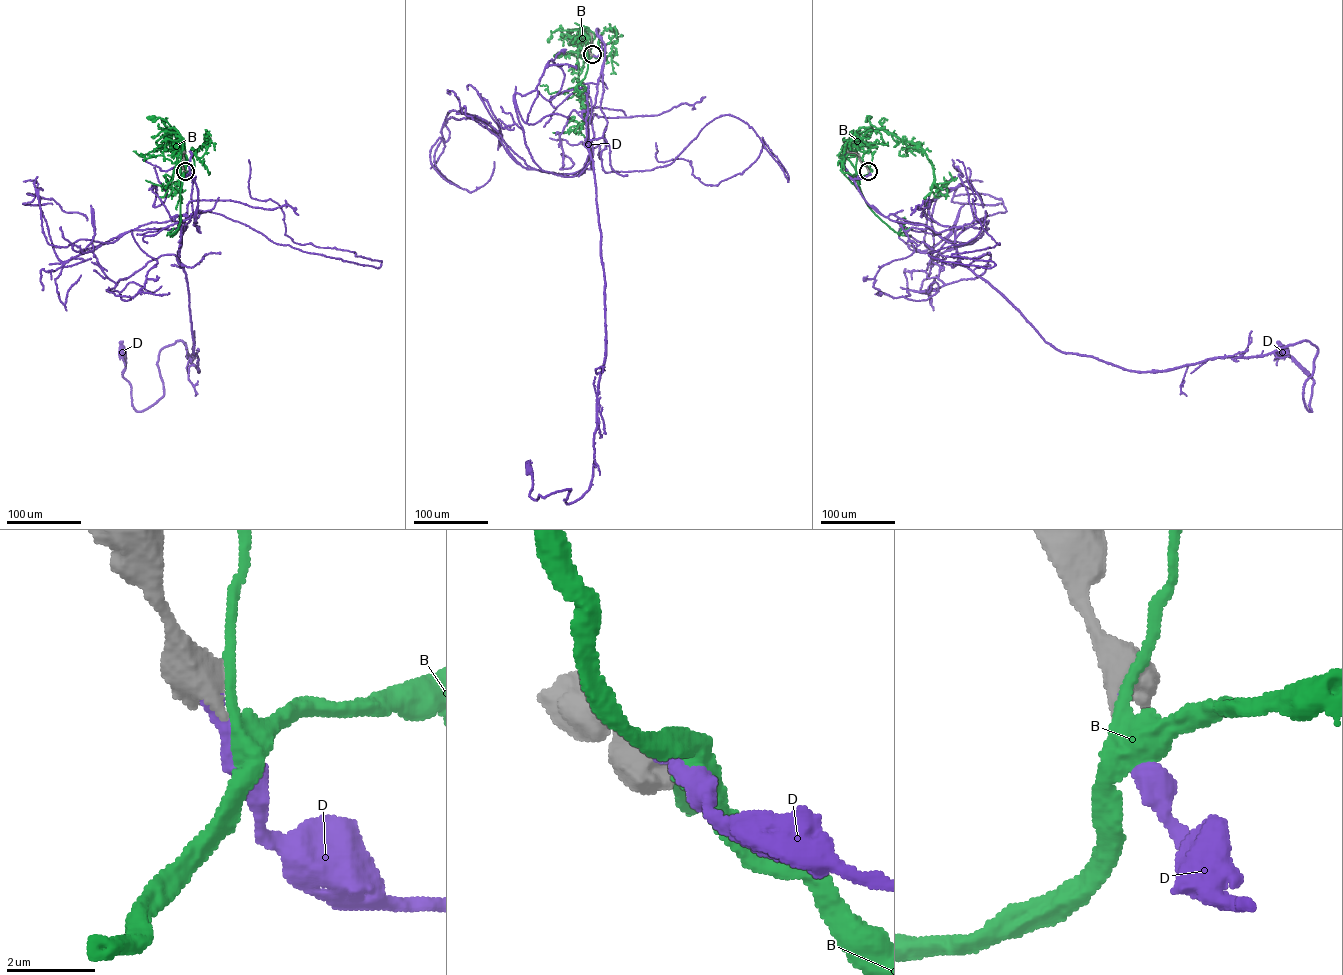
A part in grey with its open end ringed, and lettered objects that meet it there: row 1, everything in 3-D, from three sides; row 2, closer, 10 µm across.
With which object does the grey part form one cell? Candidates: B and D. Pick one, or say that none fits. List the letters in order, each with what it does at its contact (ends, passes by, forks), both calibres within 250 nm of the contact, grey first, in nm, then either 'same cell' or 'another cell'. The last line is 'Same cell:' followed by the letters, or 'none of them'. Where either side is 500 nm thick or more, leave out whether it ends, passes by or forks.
B: calibres 800 and 240 nm; another cell
D: calibres 750 and 280 nm; same cell
Same cell: D

